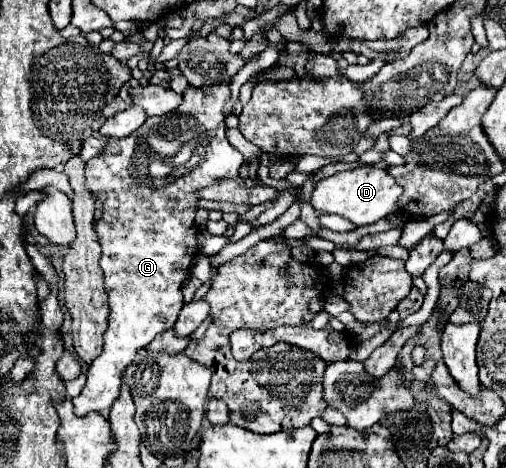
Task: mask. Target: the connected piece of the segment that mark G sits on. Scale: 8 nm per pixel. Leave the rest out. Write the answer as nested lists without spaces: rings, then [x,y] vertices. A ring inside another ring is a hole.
[[[224,86],[204,88],[204,90],[200,90],[200,88],[188,88],[188,90],[184,92],[184,102],[176,108],[176,112],[170,112],[170,114],[160,116],[160,118],[148,118],[148,120],[144,122],[144,126],[140,126],[138,132],[134,132],[130,138],[108,138],[104,150],[102,150],[98,156],[94,156],[94,158],[90,158],[90,160],[86,162],[86,186],[88,186],[90,192],[94,192],[94,194],[102,200],[102,218],[100,218],[100,222],[96,224],[96,234],[98,234],[98,240],[100,240],[100,246],[102,246],[100,268],[104,270],[104,280],[106,280],[104,286],[106,286],[108,304],[110,304],[112,310],[110,310],[110,326],[108,326],[108,330],[106,330],[106,334],[104,334],[104,350],[102,350],[102,354],[90,364],[90,368],[88,368],[88,372],[86,372],[86,378],[88,378],[88,380],[86,380],[86,386],[82,388],[80,396],[78,396],[78,398],[72,398],[74,412],[78,412],[78,416],[84,416],[84,414],[88,414],[88,412],[100,412],[100,410],[112,408],[112,404],[114,404],[114,400],[118,400],[118,392],[120,392],[120,388],[122,388],[124,368],[132,362],[132,358],[136,356],[136,352],[138,352],[142,346],[148,346],[148,344],[154,340],[156,334],[162,334],[162,332],[166,332],[166,330],[170,330],[170,328],[174,326],[174,322],[176,322],[176,318],[178,318],[178,312],[180,312],[182,306],[184,306],[184,302],[182,302],[182,286],[184,286],[184,282],[188,280],[190,266],[192,266],[194,258],[198,256],[198,246],[196,246],[198,242],[196,242],[196,232],[194,232],[194,212],[196,212],[196,208],[198,208],[198,206],[196,206],[198,200],[196,200],[196,194],[194,194],[194,192],[196,192],[196,188],[204,188],[204,186],[212,184],[216,178],[234,178],[234,180],[240,180],[240,182],[242,182],[242,178],[238,176],[238,168],[244,164],[244,156],[228,142],[226,130],[224,130],[222,108],[224,108],[224,102],[226,102],[228,96],[230,96],[230,88],[224,88]],[[184,146],[190,146],[190,158],[188,158],[186,162],[174,164],[174,162],[178,162],[178,160],[176,160],[178,150],[184,148]],[[154,160],[166,162],[170,168],[174,168],[174,172],[172,172],[170,176],[160,176],[160,178],[150,176],[148,172],[150,172],[150,164],[152,164]]]

